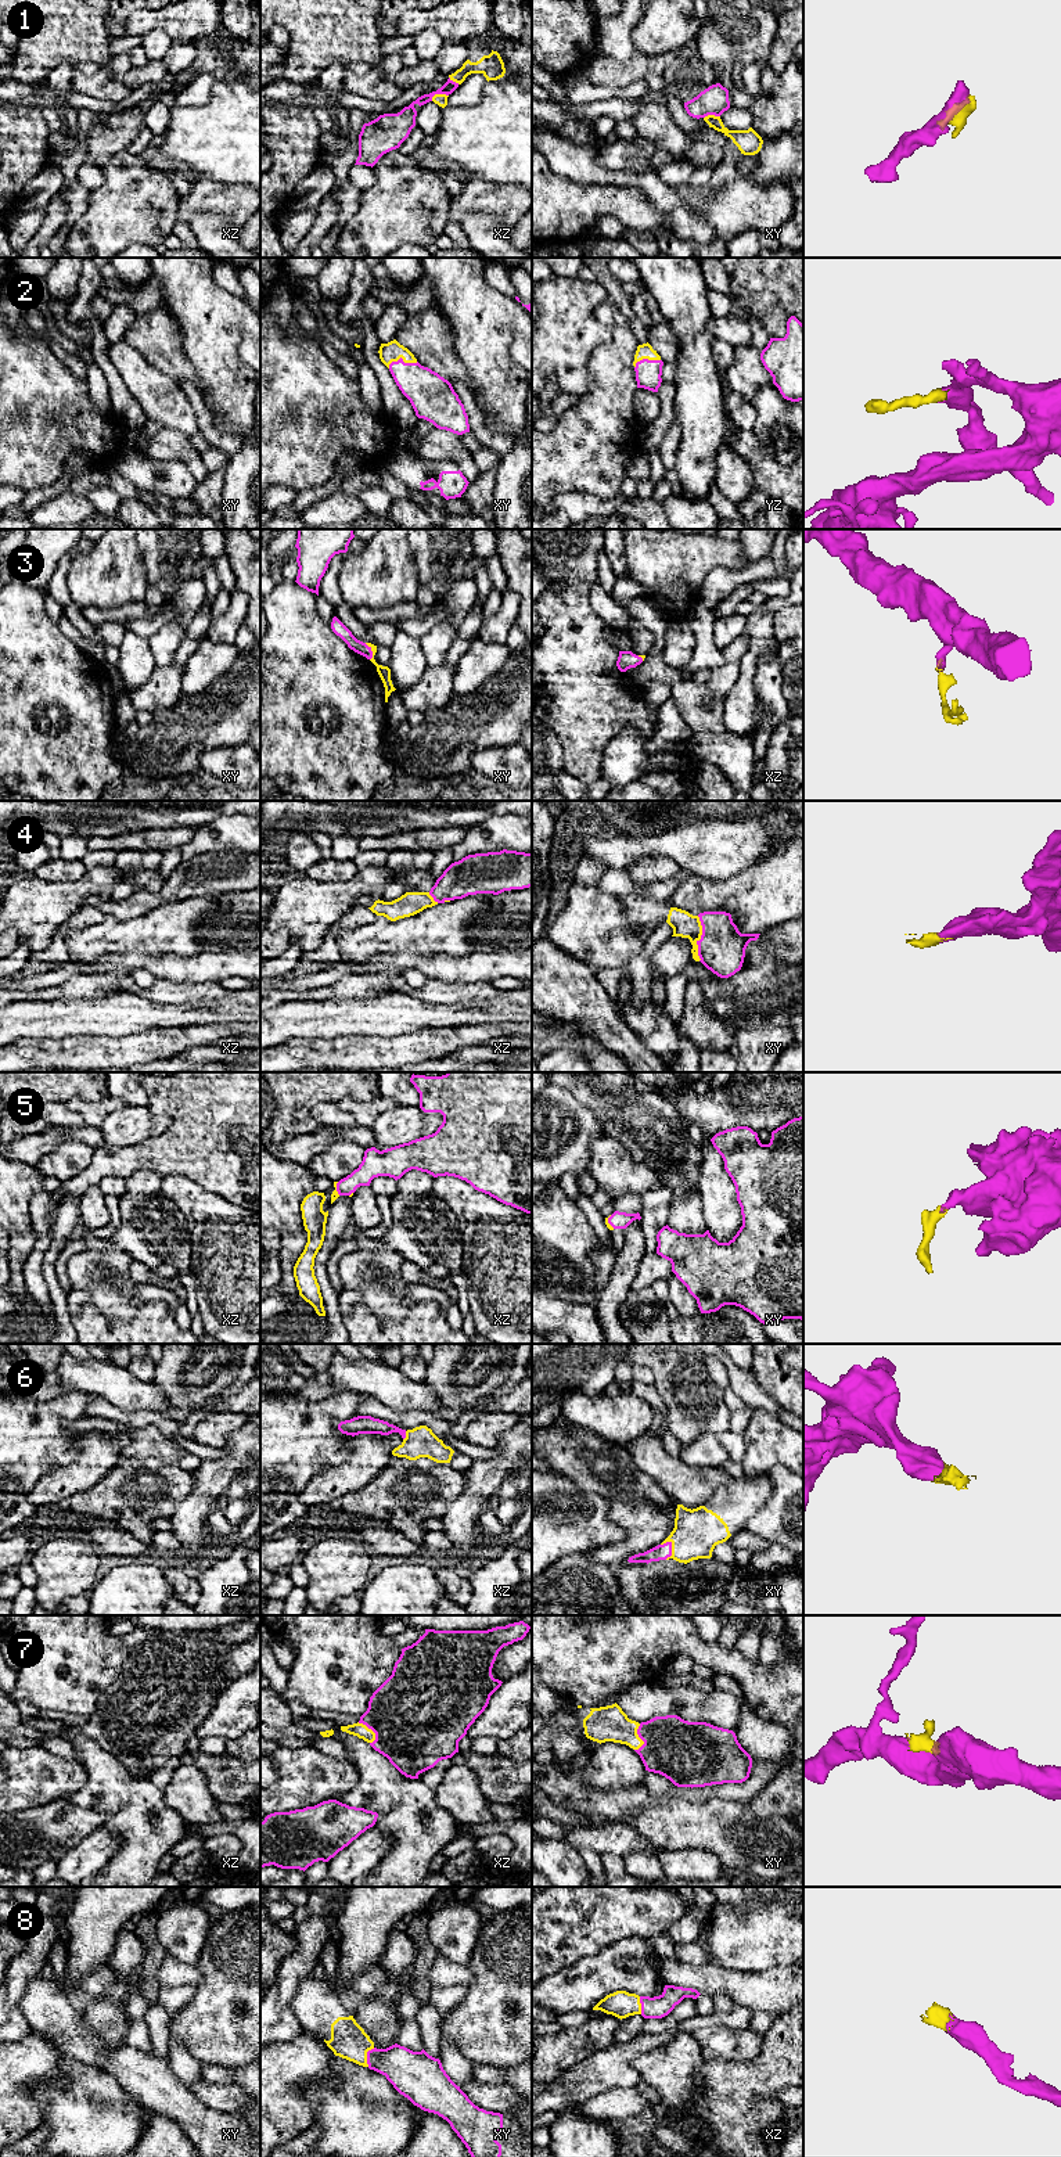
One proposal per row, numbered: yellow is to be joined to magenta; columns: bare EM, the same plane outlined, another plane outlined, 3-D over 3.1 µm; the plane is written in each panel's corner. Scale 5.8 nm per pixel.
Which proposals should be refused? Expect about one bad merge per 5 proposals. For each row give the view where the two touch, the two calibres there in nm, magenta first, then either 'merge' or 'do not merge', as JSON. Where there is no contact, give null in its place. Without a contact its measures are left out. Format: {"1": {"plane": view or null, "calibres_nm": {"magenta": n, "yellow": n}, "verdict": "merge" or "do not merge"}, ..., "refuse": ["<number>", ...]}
{"1": {"plane": "xz", "calibres_nm": {"magenta": 120, "yellow": 70}, "verdict": "do not merge"}, "2": {"plane": "xy", "calibres_nm": {"magenta": 240, "yellow": 120}, "verdict": "merge"}, "3": {"plane": "xy", "calibres_nm": {"magenta": 80, "yellow": 70}, "verdict": "merge"}, "4": {"plane": "xy", "calibres_nm": {"magenta": 280, "yellow": 140}, "verdict": "merge"}, "5": {"plane": "xz", "calibres_nm": {"magenta": 140, "yellow": 50}, "verdict": "merge"}, "6": {"plane": "xy", "calibres_nm": {"magenta": 90, "yellow": 260}, "verdict": "merge"}, "7": {"plane": "xy", "calibres_nm": {"magenta": 360, "yellow": 200}, "verdict": "merge"}, "8": {"plane": "xy", "calibres_nm": {"magenta": 240, "yellow": 200}, "verdict": "merge"}, "refuse": ["1"]}

